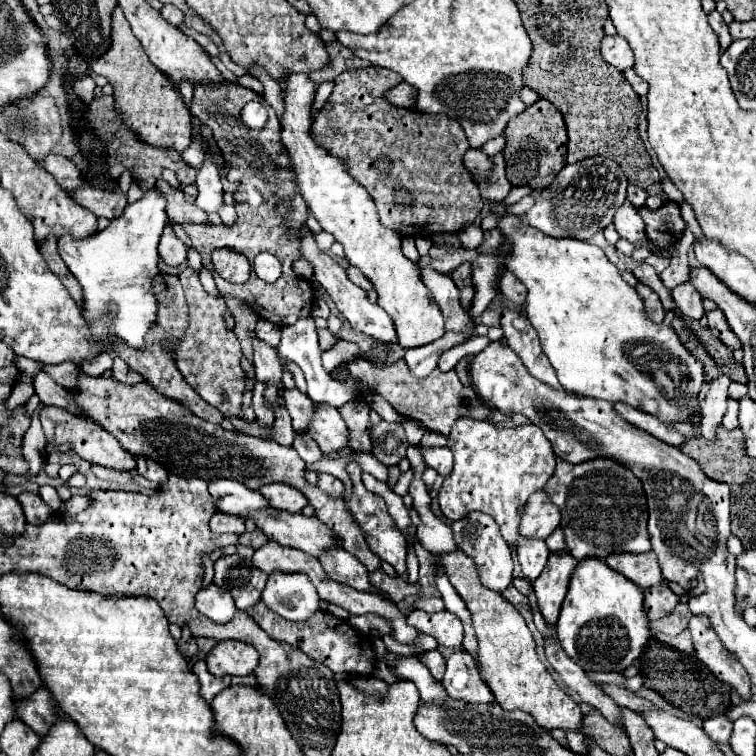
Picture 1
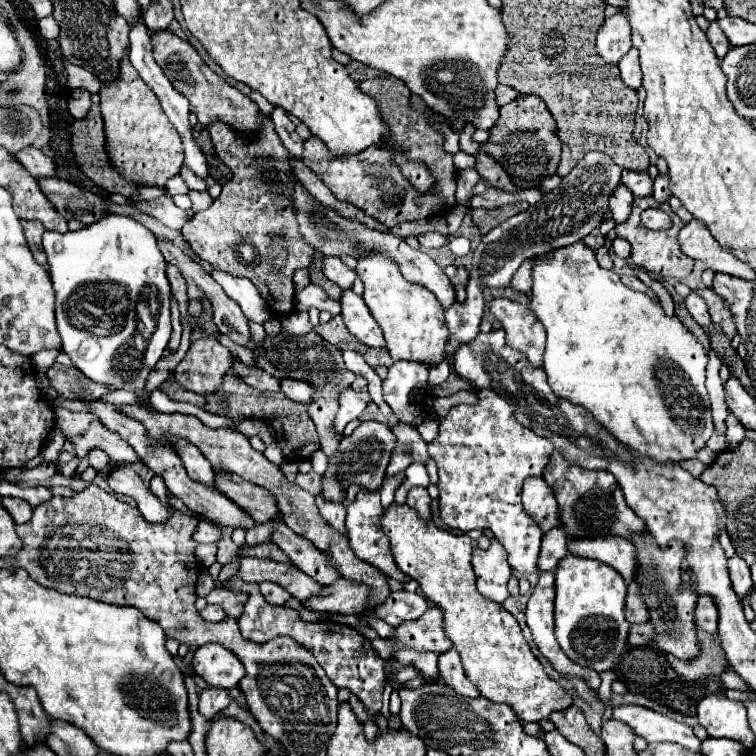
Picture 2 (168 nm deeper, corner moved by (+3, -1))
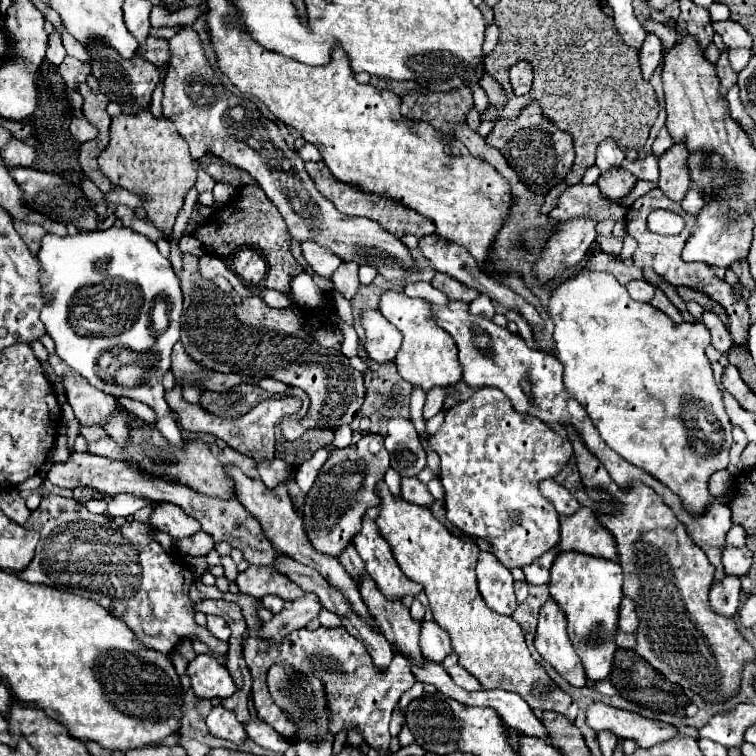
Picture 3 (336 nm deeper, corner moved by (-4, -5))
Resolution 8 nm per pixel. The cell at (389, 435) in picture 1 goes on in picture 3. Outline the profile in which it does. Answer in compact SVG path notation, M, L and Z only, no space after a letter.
M366 434L356 446L330 452L302 508L306 534L318 552L338 556L338 552L342 552L354 534L360 532L364 512L372 506L380 506L378 482L384 480L388 468L390 456L384 448L382 434Z

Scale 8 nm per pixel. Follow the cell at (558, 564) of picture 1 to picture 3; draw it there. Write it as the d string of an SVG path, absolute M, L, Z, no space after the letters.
M552 598L540 608L534 646L538 654L548 664L552 664L566 682L572 686L588 686L586 672L566 634L566 618Z

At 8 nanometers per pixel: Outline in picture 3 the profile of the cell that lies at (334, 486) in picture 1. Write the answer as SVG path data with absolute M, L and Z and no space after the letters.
M352 542L342 550L342 554L338 556L338 560L340 560L340 564L346 568L346 572L348 572L354 580L364 572L362 558L358 556L358 552L356 552L356 548L354 548Z

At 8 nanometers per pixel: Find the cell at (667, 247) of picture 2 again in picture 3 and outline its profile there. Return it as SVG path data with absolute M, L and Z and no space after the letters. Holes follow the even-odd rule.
M654 188L650 192L646 192L644 196L640 196L630 208L628 208L628 214L626 214L626 230L628 234L638 242L638 248L636 252L632 254L634 258L634 266L638 268L652 268L654 272L658 272L666 282L674 284L674 286L690 286L690 288L696 288L708 296L712 296L714 300L718 300L718 304L722 304L722 308L726 308L726 314L730 316L730 334L734 338L736 344L746 344L748 342L748 328L750 328L750 312L748 312L748 306L746 302L742 300L742 296L736 296L732 286L726 284L724 280L720 280L712 268L708 264L702 264L702 262L684 262L680 258L680 252L690 236L690 230L692 226L696 224L696 216L688 214L682 210L682 206L678 202L670 202L664 192L660 188ZM658 208L664 208L664 210L672 210L672 212L678 212L684 220L686 220L686 228L678 234L678 236L660 236L660 234L652 234L648 228L646 228L646 216L652 212L652 210L658 210Z

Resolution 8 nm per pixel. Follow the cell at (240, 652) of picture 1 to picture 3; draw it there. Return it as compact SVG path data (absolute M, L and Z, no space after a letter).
M198 654L188 662L188 674L198 698L230 698L236 692L236 682L230 676L228 668L214 656Z

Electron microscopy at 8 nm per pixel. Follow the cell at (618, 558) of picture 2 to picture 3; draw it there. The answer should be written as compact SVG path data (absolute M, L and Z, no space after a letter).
M580 508L574 516L560 518L560 550L580 552L596 558L618 560L614 536L598 522L590 508Z

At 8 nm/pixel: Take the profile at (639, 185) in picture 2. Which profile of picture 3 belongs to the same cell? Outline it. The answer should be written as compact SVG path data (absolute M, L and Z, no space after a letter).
M648 156L648 158L638 160L638 162L624 162L622 168L626 168L626 172L636 176L638 180L648 180L654 184L658 184L658 180L660 180L658 158L654 158L654 156Z

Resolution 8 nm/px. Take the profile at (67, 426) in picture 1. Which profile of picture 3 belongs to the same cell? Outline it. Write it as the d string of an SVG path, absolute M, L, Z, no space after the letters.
M156 502L150 514L150 524L156 530L166 532L176 540L184 536L192 536L194 532L200 530L198 520L186 516L186 512L182 512L182 508L178 508L176 504L166 504L166 502Z

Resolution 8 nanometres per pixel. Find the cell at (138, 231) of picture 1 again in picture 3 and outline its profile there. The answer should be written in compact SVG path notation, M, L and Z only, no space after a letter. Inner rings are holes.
M126 226L80 232L76 236L46 234L36 258L42 266L40 280L44 292L52 296L52 304L40 312L40 320L44 322L48 336L56 342L56 354L92 386L98 386L112 396L128 394L128 398L148 404L156 412L154 426L158 432L174 448L186 450L182 430L164 400L160 378L160 374L170 368L170 352L180 336L182 314L180 280L174 274L170 260L160 254L152 240ZM116 346L158 354L158 374L150 376L136 388L106 384L98 376L98 358Z

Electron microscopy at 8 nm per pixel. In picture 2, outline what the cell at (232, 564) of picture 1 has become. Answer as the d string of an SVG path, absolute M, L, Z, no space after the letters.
M215 588L207 598L207 604L217 604L225 610L227 616L231 618L239 618L243 612L243 604L247 600L247 594L239 594L239 592L227 592L225 588Z

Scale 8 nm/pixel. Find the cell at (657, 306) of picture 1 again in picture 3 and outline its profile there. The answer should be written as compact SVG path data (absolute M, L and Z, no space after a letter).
M632 280L626 284L626 290L634 300L640 300L640 302L650 302L654 298L654 286L648 284L646 280Z

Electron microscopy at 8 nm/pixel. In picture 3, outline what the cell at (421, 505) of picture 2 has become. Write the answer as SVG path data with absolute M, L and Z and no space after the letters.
M414 476L402 480L402 498L410 504L416 504L420 508L430 508L434 504L434 496L428 492L428 488Z

